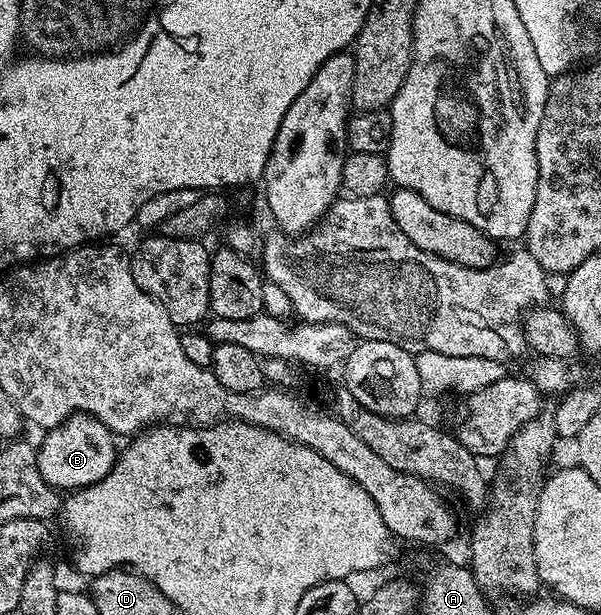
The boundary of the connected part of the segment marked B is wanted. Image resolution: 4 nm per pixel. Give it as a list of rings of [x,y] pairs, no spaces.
[[[72,414],[63,424],[48,431],[38,445],[37,463],[44,482],[61,492],[72,492],[97,483],[113,470],[119,453],[116,437],[98,418],[89,414]]]

